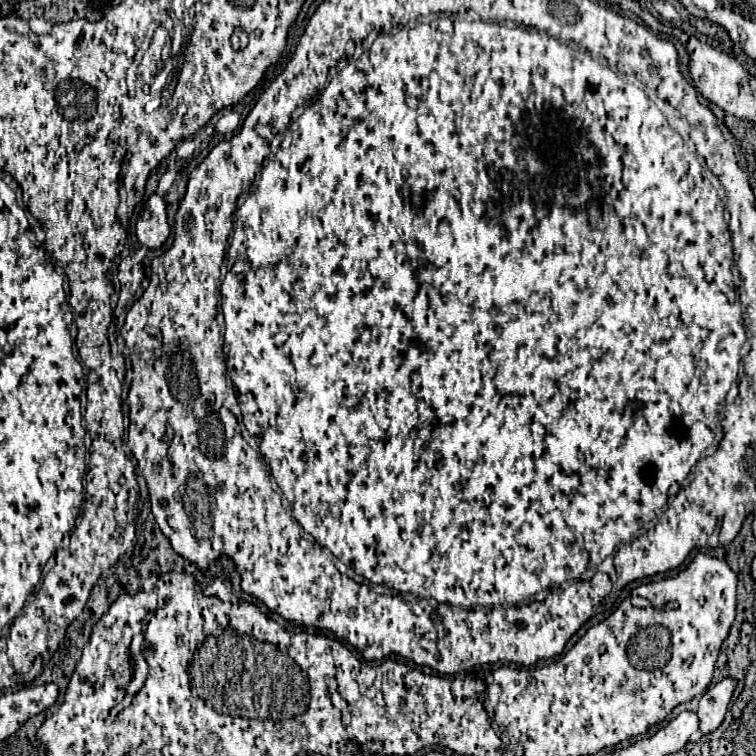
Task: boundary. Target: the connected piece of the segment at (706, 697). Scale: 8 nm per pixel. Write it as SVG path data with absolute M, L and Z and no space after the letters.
M725 678L715 686L709 686L707 692L701 696L697 716L699 716L699 732L703 736L711 734L715 728L721 726L733 690L735 690L735 680Z

